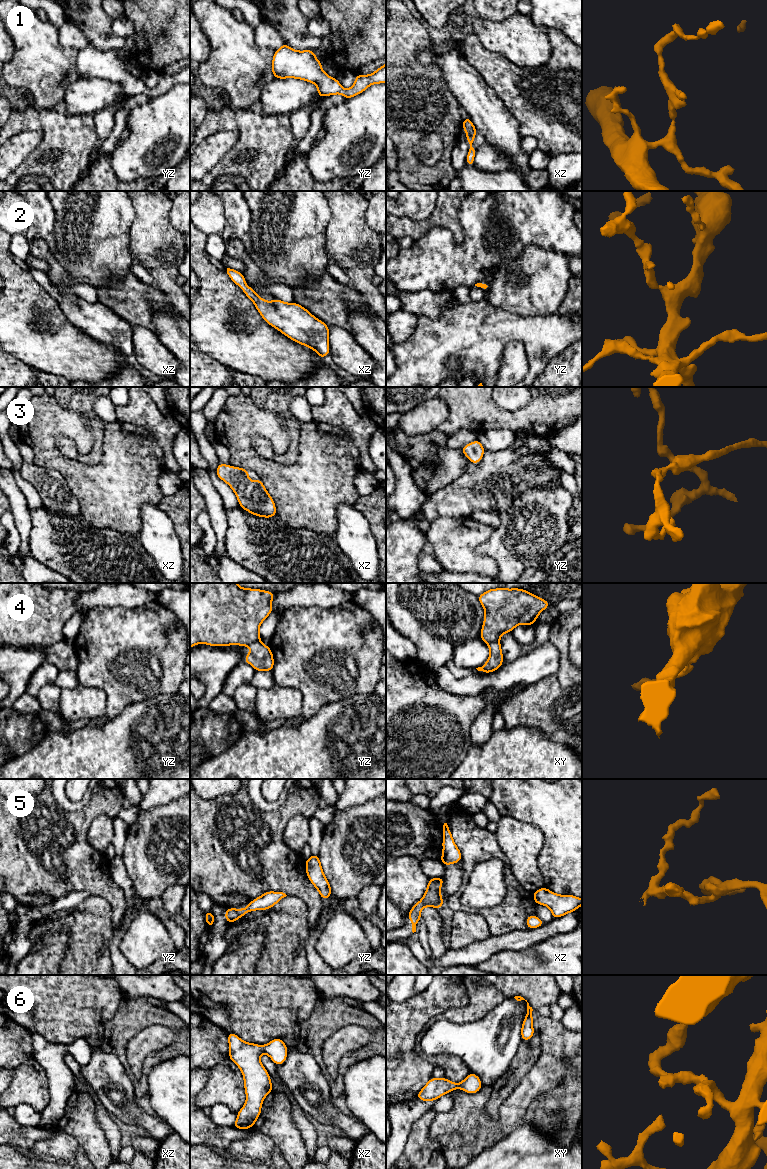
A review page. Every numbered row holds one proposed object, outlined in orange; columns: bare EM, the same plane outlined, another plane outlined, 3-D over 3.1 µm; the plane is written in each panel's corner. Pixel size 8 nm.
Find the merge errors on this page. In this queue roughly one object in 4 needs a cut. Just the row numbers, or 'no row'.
4

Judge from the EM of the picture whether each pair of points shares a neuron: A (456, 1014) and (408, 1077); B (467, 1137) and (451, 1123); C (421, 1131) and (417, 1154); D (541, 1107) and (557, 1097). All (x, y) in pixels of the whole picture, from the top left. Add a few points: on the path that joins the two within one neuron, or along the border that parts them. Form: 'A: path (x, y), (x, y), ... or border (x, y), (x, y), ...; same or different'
A: border (468, 999), (465, 1005), (449, 1007), (427, 1023); different
B: path (463, 1133), (455, 1127); same
C: path (419, 1137), (419, 1148); same
D: path (545, 1107), (553, 1101); same

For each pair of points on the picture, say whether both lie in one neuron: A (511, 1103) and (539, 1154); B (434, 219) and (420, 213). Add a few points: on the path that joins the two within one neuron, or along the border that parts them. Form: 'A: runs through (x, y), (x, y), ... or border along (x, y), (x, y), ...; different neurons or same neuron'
A: border along (519, 1123), (507, 1131); different neurons
B: border along (437, 201), (426, 218), (405, 217); different neurons

